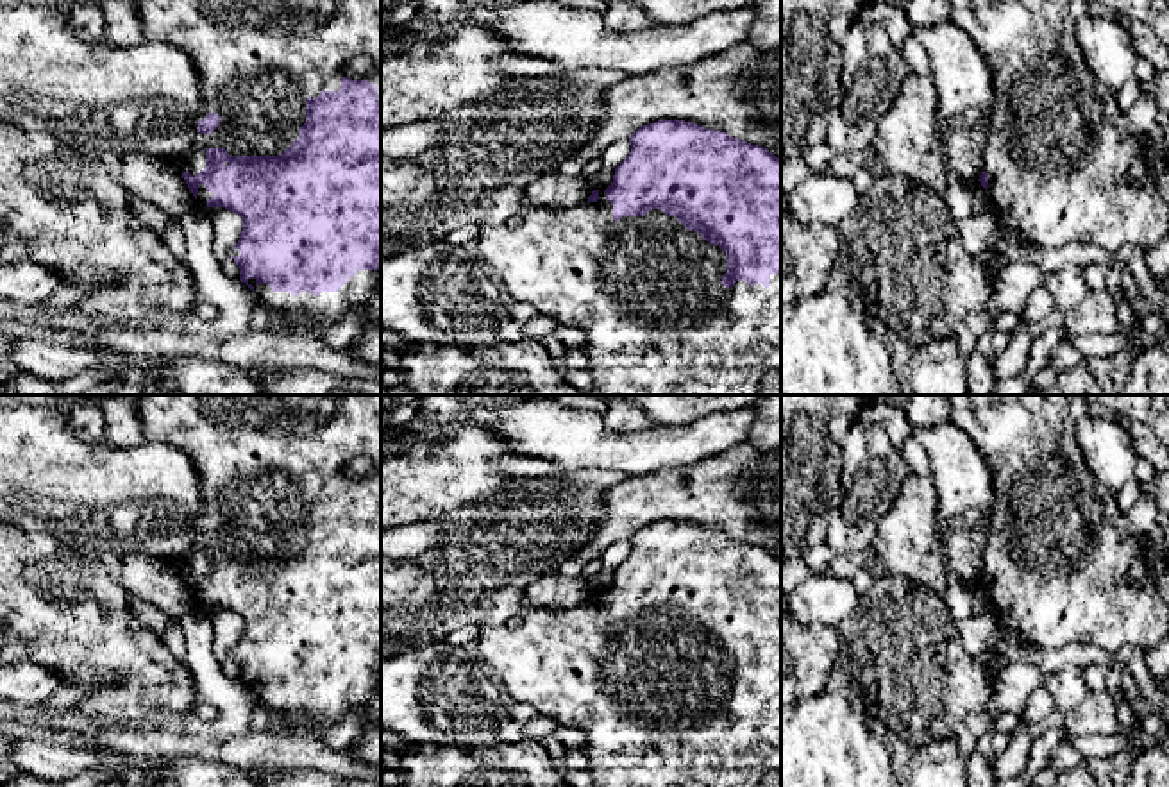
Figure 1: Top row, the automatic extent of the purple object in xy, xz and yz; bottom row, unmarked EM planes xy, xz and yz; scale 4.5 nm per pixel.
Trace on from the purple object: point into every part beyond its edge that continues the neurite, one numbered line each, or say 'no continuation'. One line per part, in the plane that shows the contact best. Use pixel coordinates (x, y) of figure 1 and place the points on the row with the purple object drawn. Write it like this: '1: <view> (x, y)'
1: xz (647, 294)

